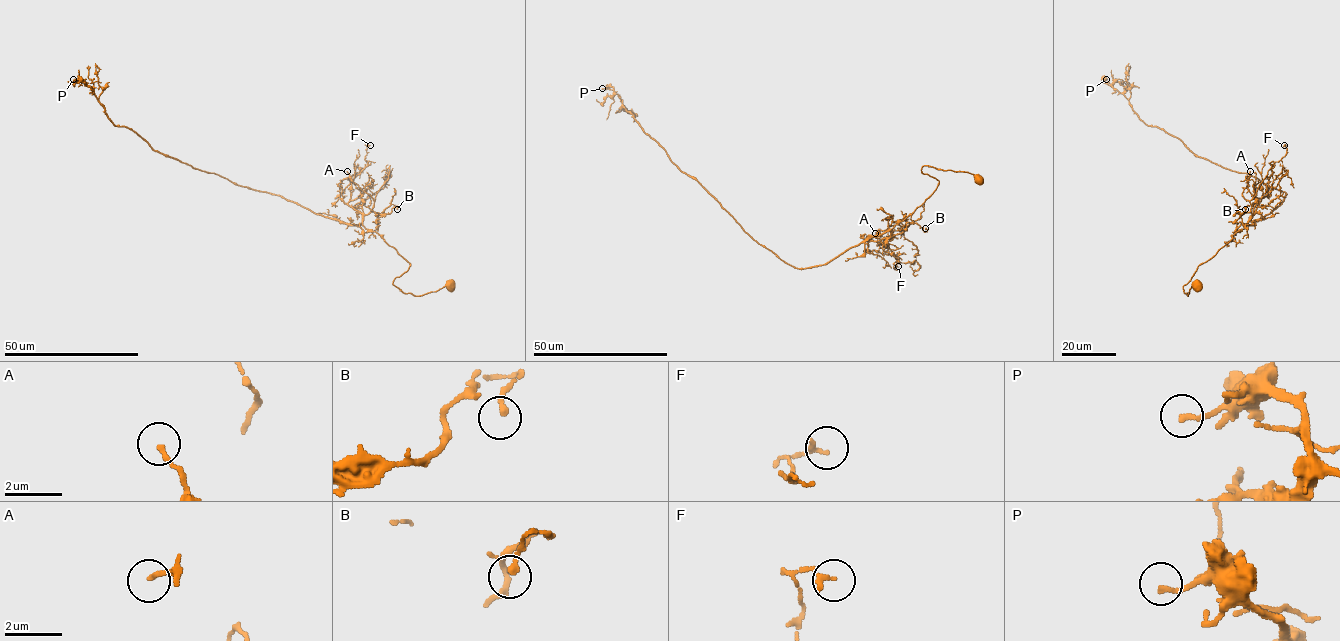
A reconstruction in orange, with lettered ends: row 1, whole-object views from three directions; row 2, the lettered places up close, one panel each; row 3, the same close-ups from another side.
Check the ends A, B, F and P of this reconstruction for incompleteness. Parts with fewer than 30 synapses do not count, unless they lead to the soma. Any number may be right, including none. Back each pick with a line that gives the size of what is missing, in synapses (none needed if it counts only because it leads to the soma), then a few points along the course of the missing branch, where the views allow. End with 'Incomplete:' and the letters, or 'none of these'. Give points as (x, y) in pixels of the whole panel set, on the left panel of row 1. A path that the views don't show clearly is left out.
Incomplete: none of these

